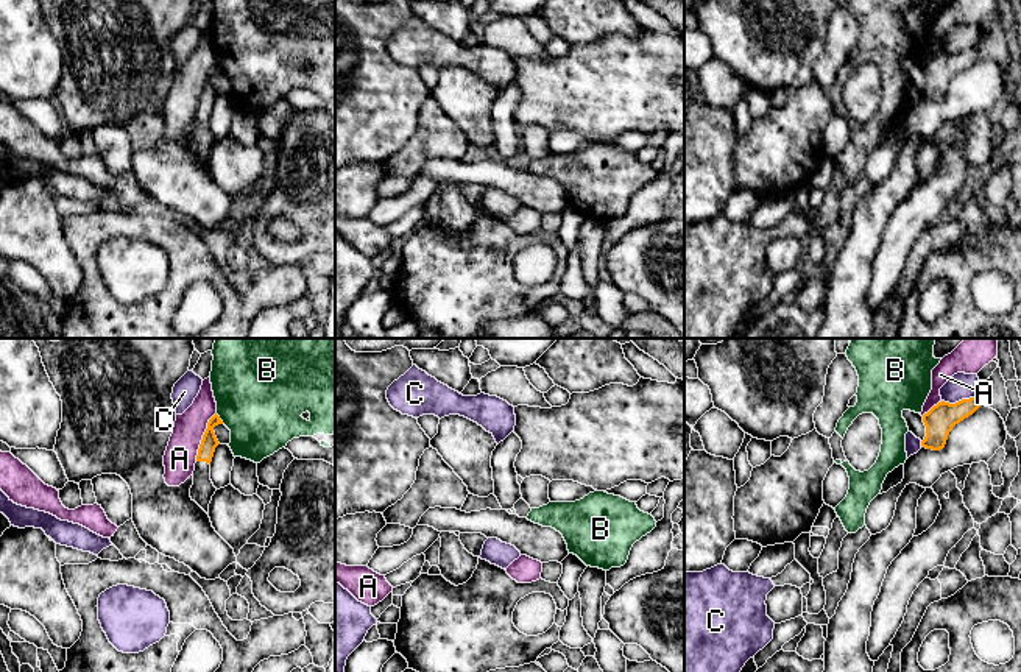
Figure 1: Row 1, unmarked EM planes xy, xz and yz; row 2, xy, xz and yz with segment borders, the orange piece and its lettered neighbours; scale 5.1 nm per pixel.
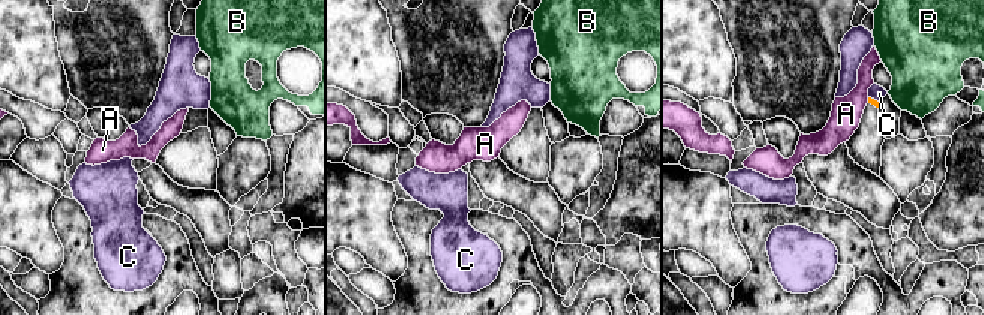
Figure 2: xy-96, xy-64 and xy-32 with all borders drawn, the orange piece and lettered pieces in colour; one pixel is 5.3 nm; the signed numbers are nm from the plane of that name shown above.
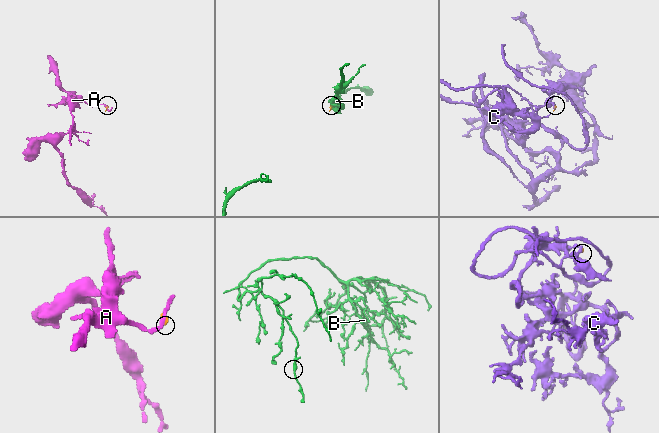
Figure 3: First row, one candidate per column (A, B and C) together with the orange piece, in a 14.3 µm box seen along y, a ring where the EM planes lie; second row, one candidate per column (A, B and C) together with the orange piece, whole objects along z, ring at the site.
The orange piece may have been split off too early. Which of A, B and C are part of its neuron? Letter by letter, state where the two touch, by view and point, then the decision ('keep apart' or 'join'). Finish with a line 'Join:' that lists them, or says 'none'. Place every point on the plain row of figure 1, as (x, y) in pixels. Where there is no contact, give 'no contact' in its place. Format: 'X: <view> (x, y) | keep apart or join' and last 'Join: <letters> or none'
A: xy (203, 88) | keep apart
B: xy (219, 69) | keep apart
C: yz (959, 52) | keep apart
Join: none

